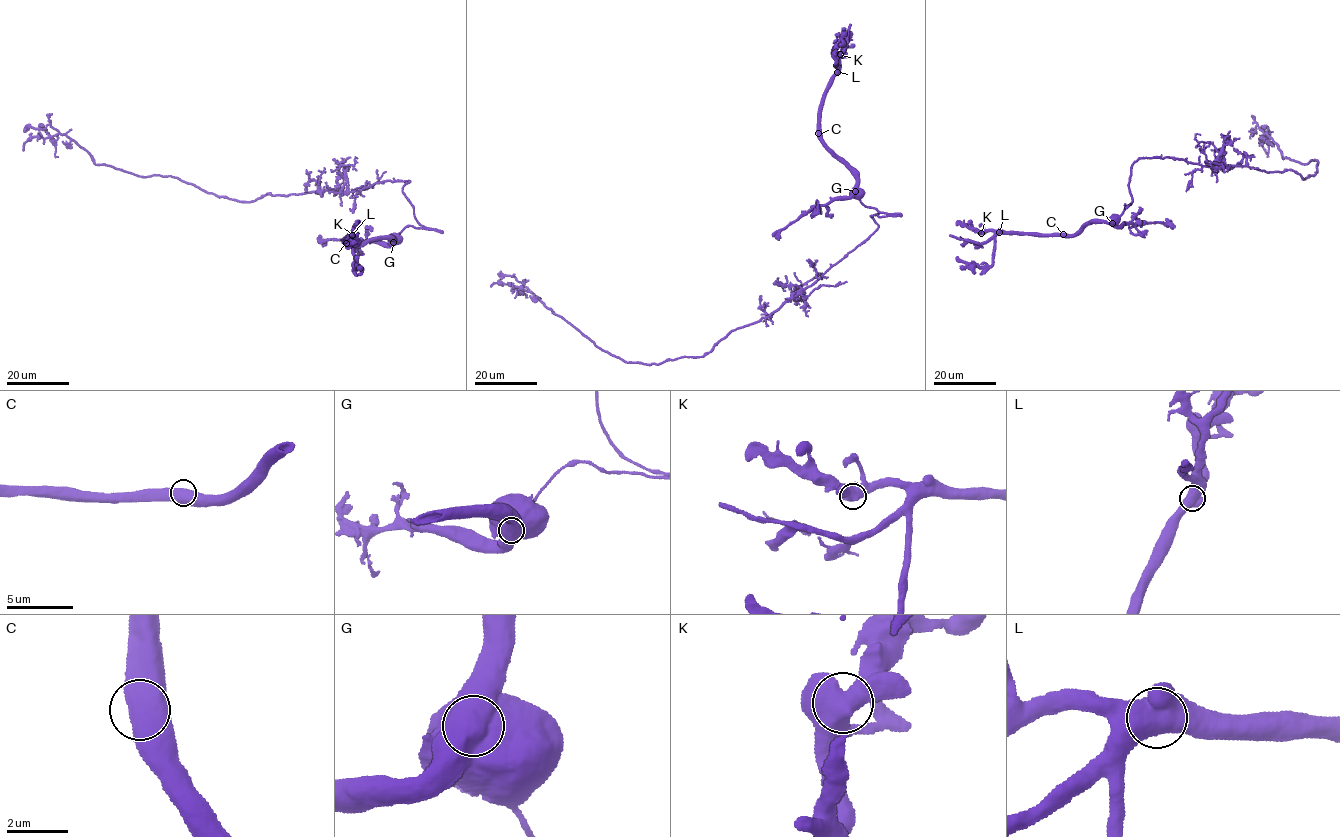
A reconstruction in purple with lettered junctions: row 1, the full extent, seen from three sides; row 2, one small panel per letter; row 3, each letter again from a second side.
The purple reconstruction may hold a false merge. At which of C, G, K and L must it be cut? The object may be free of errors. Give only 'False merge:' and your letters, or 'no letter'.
False merge: G

